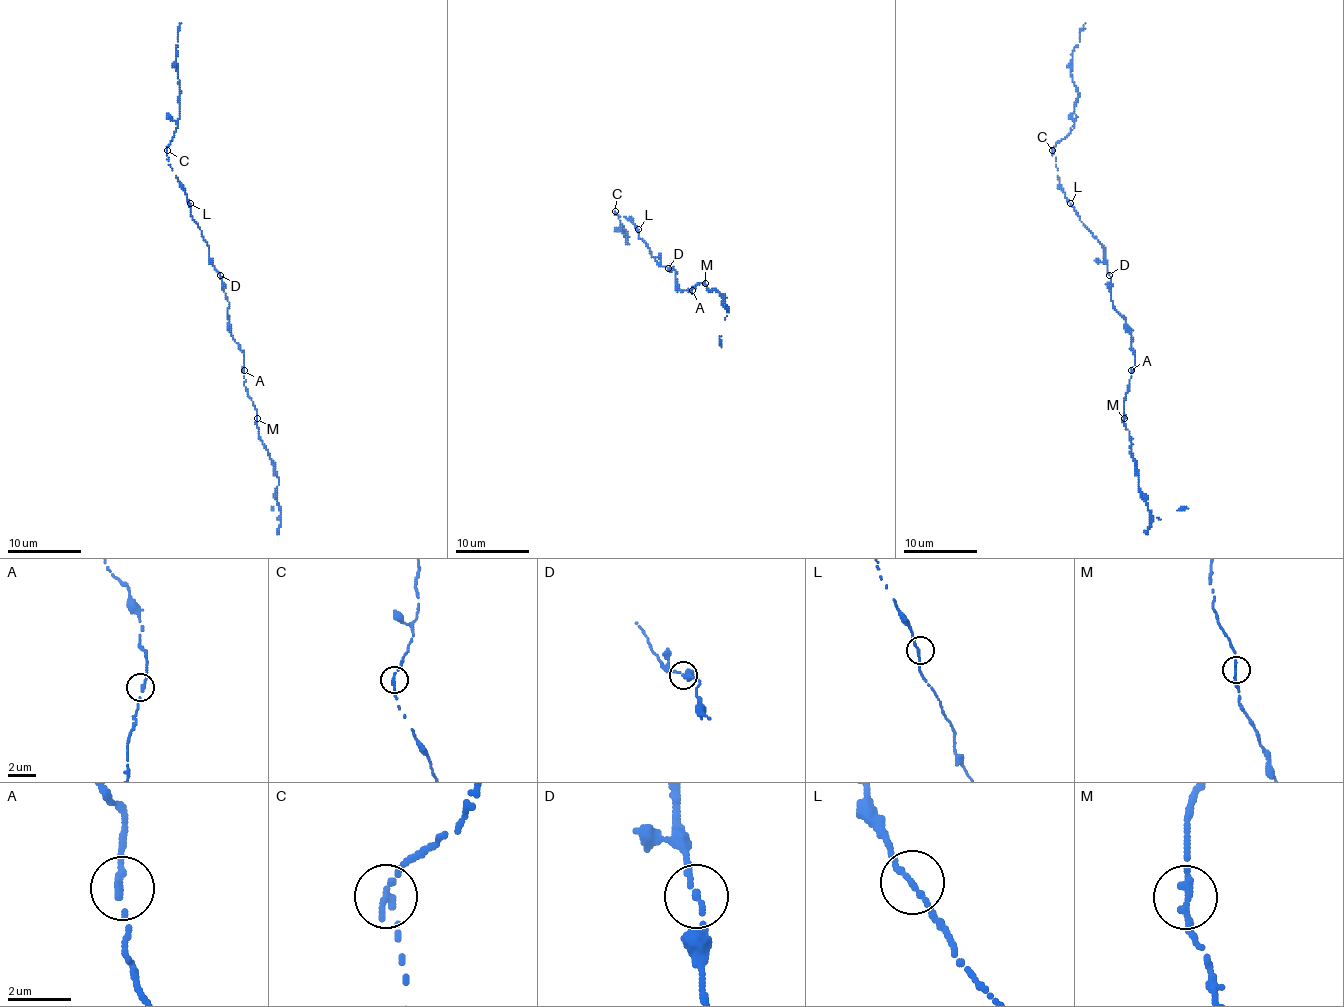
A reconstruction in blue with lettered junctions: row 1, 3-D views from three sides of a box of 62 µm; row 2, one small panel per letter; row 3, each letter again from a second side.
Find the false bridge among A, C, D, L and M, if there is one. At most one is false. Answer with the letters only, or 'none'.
C

